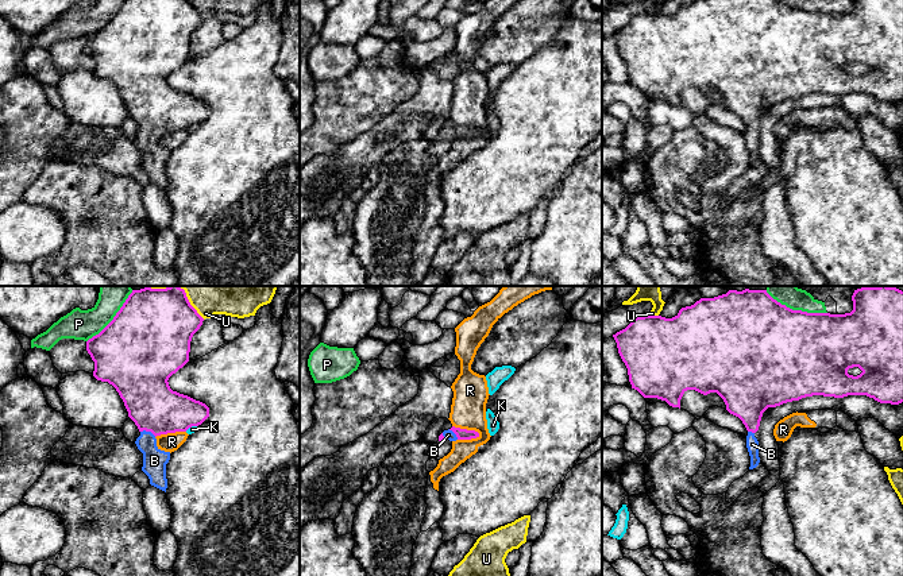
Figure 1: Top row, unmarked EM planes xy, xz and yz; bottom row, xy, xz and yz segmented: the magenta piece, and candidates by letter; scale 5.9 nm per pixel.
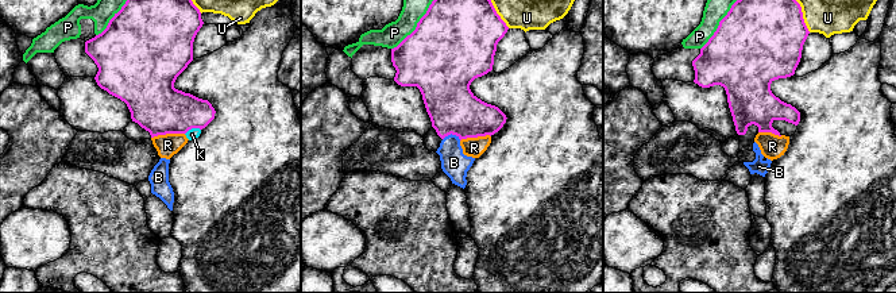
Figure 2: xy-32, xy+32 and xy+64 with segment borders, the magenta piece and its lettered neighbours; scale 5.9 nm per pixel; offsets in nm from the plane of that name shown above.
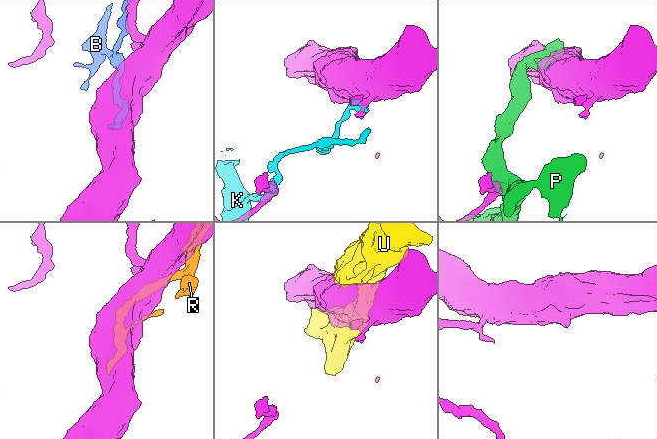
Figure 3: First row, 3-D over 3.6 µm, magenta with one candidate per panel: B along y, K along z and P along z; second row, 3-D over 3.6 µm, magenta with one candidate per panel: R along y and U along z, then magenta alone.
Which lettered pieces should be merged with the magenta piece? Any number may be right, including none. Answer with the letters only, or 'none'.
B

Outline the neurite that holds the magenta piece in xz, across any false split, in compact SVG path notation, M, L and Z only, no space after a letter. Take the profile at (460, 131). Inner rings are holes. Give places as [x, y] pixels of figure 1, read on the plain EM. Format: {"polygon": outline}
{"polygon": "M452 124L451 127L444 128L439 134L439 139L443 139L443 138L449 138L449 139L471 138L471 136L476 136L476 135L479 135L479 131L475 128L467 128L467 127L460 127L460 125Z"}

